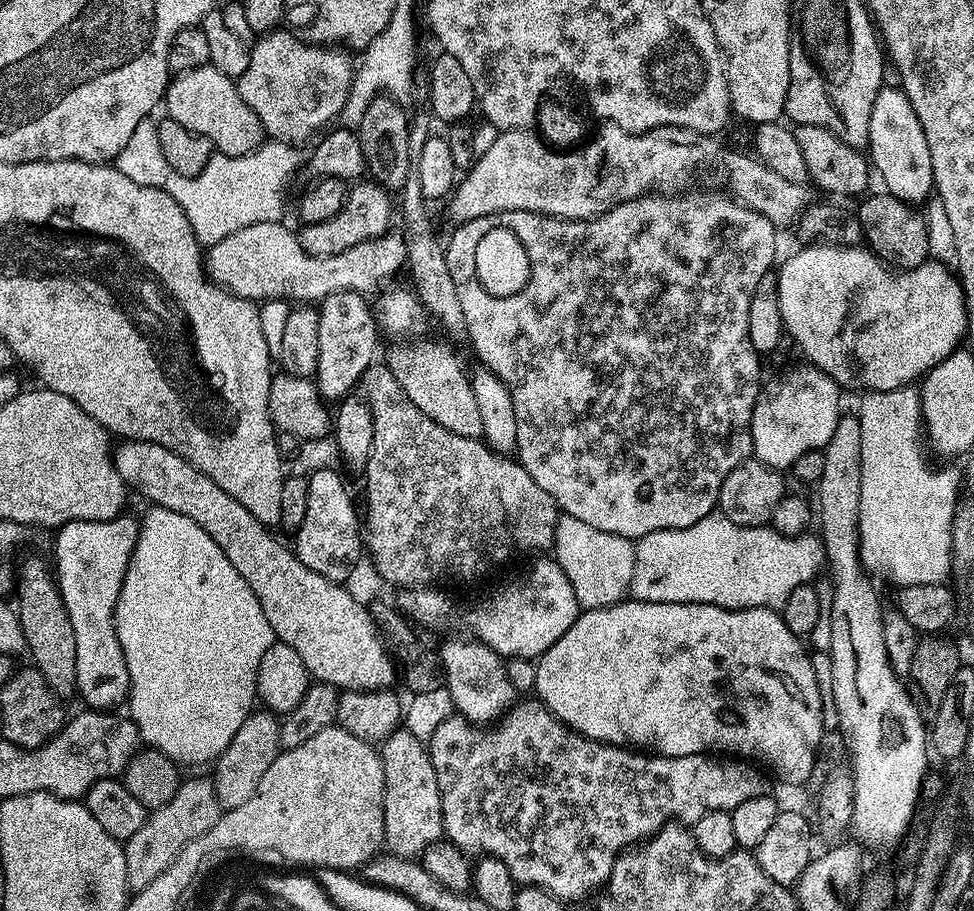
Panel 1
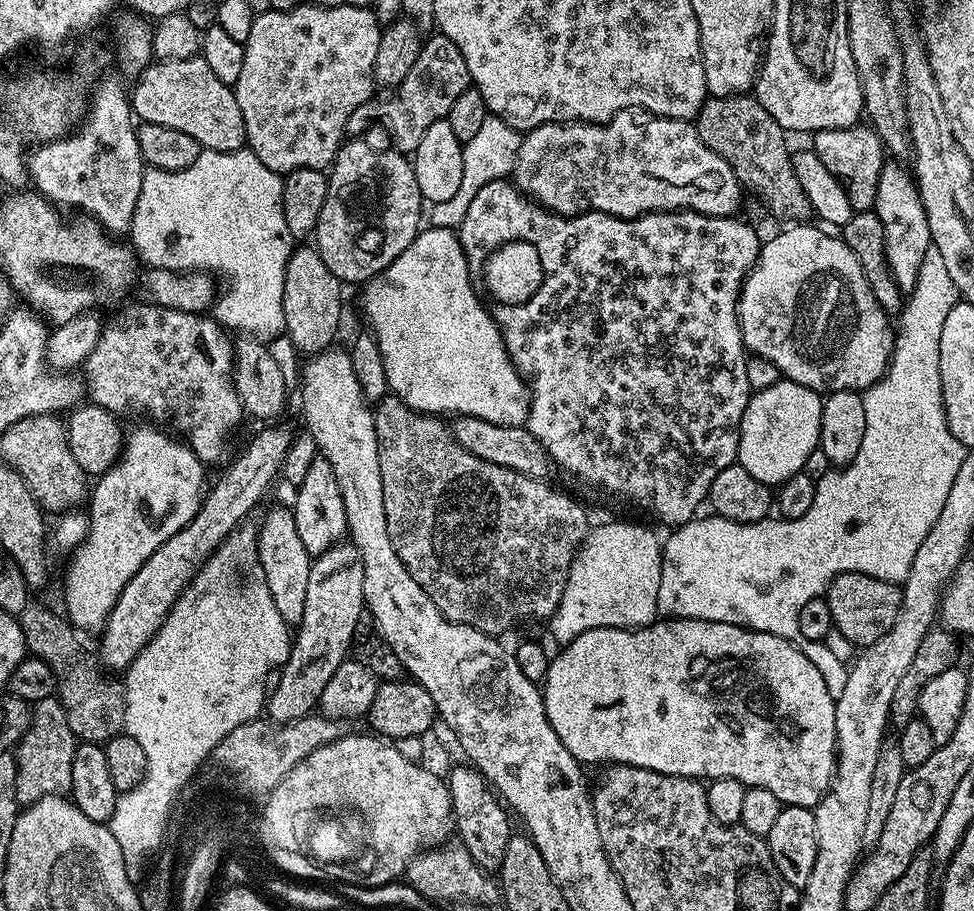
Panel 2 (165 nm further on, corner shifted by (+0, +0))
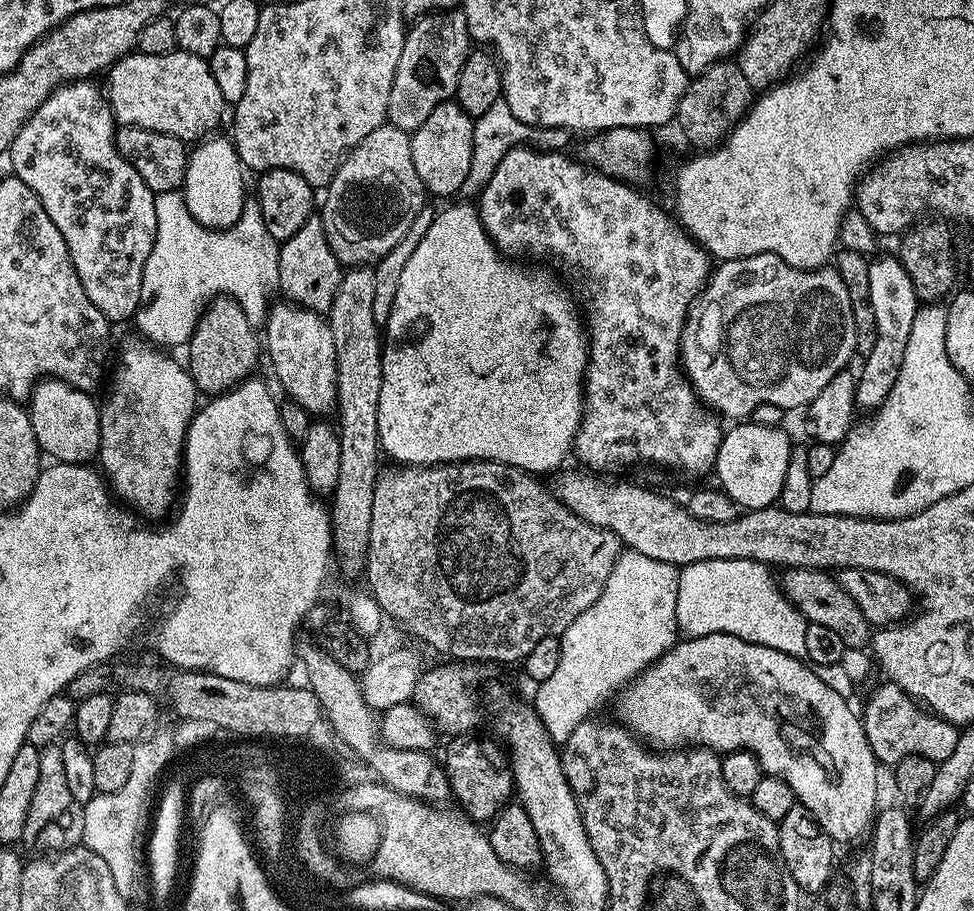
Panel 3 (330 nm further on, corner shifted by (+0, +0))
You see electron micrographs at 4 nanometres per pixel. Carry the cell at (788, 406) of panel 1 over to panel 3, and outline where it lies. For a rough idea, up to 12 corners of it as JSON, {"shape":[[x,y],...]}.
{"shape":[[736,422],[720,438],[719,487],[741,509],[779,501],[793,441]]}

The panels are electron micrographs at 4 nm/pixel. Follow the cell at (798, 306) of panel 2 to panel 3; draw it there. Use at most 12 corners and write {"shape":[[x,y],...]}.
{"shape":[[725,260],[682,371],[729,421],[803,409],[856,356],[835,267]]}

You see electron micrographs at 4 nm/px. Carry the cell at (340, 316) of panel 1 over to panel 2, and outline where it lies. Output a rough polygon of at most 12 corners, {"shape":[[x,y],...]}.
{"shape":[[264,429],[198,514],[126,582],[98,636],[120,674],[217,546],[263,498],[292,445]]}

